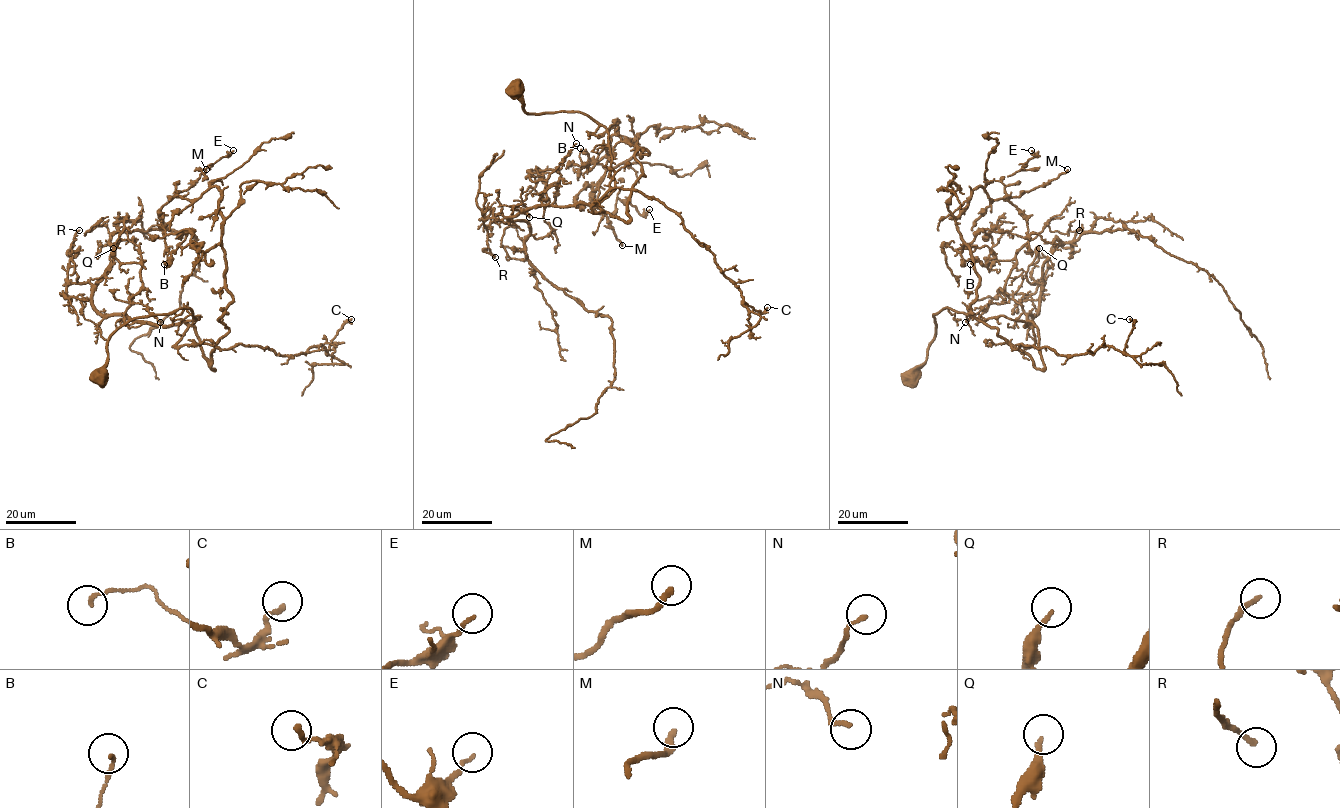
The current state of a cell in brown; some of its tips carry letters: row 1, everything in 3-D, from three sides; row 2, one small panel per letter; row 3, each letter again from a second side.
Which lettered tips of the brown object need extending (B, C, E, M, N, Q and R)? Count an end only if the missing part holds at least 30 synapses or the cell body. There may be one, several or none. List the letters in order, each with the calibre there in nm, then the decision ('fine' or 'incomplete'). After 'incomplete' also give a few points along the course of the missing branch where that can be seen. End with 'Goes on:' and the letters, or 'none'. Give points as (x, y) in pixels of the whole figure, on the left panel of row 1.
B: calibre 140 nm; fine
C: calibre 200 nm; fine
E: calibre 120 nm; fine
M: calibre 240 nm; incomplete; course (206, 169), (215, 165), (206, 159), (184, 159)
N: calibre 150 nm; fine
Q: calibre 170 nm; fine
R: calibre 170 nm; fine
Goes on: M

